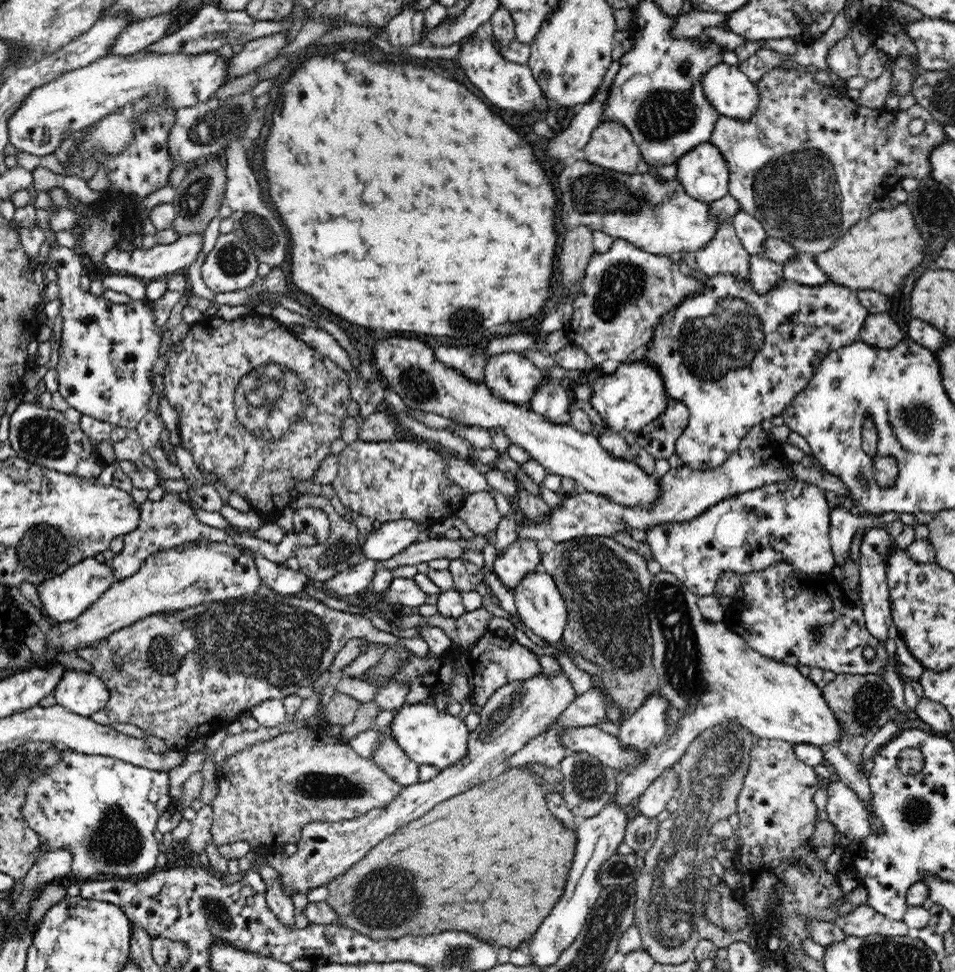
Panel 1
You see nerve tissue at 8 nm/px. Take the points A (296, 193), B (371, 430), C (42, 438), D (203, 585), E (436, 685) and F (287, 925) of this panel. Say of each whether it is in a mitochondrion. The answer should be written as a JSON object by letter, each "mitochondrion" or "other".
{"A":"other","B":"other","C":"mitochondrion","D":"mitochondrion","E":"other","F":"other"}

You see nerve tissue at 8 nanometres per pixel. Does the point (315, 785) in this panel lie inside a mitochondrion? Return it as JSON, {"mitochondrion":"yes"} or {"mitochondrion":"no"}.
{"mitochondrion":"yes"}

